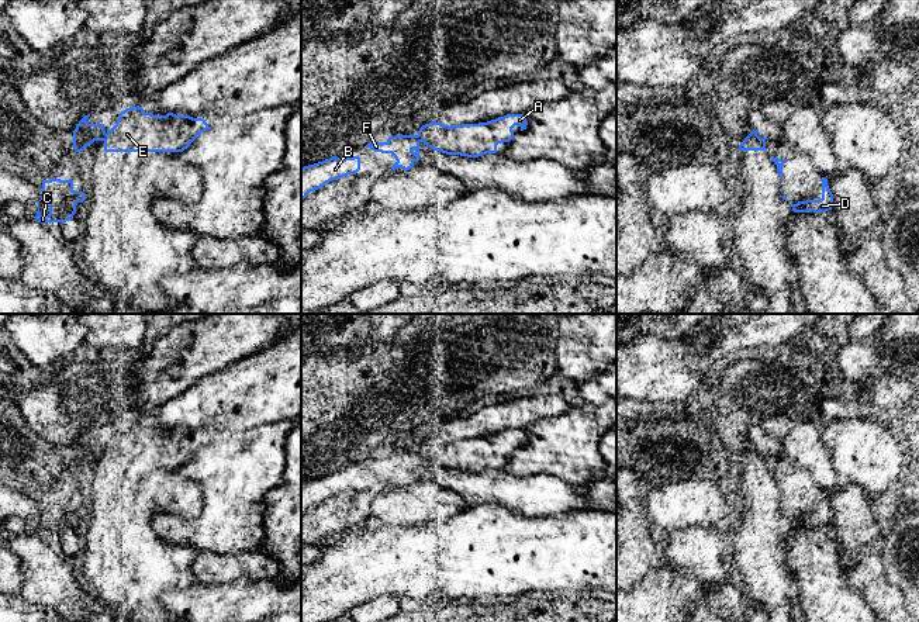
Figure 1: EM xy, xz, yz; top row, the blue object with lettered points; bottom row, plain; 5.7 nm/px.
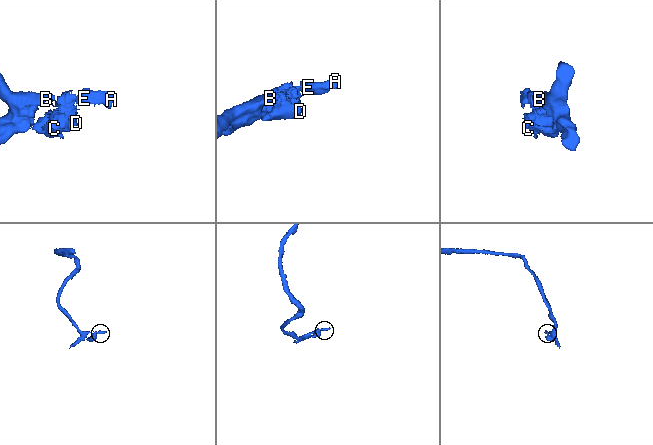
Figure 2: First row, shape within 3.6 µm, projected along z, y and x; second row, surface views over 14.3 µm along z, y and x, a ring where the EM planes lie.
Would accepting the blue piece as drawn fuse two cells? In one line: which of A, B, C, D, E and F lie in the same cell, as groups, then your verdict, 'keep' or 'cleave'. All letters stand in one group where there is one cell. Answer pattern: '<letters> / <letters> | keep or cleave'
A E / B C D F | cleave

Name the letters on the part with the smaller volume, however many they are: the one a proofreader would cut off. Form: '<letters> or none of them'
A, E

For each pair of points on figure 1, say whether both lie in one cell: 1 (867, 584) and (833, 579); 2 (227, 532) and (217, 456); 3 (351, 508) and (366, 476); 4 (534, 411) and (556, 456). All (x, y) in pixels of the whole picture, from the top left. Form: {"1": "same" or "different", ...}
{"1": "different", "2": "same", "3": "different", "4": "different"}

